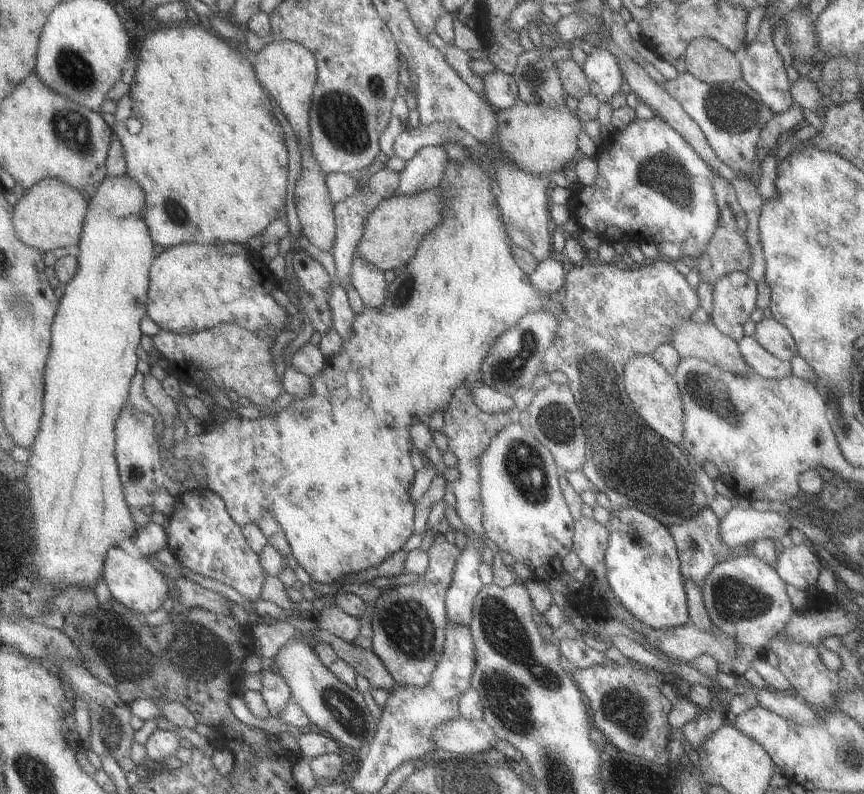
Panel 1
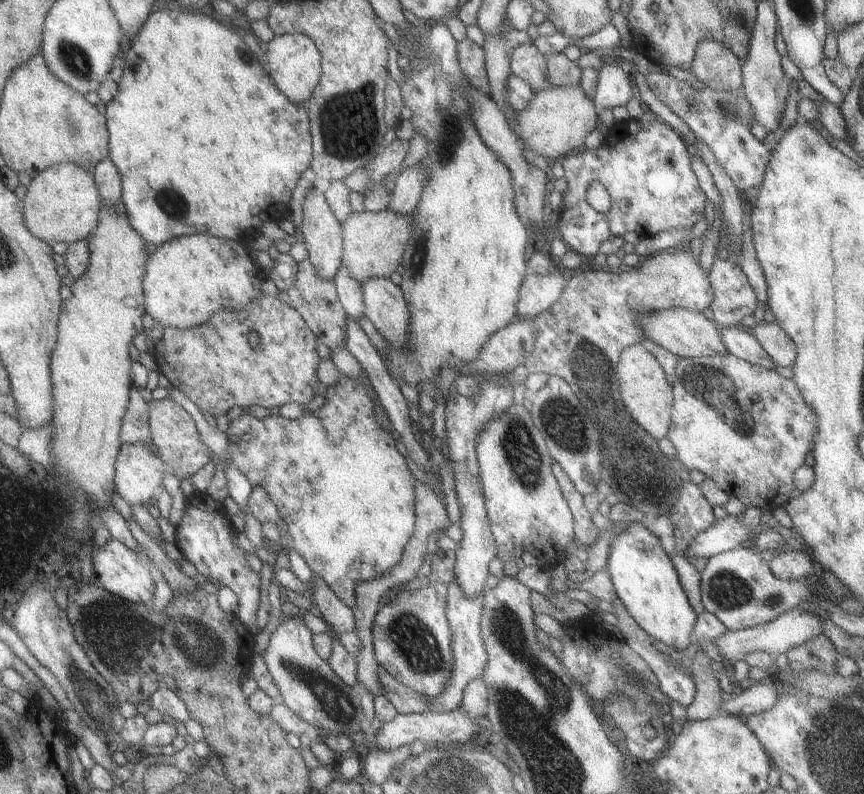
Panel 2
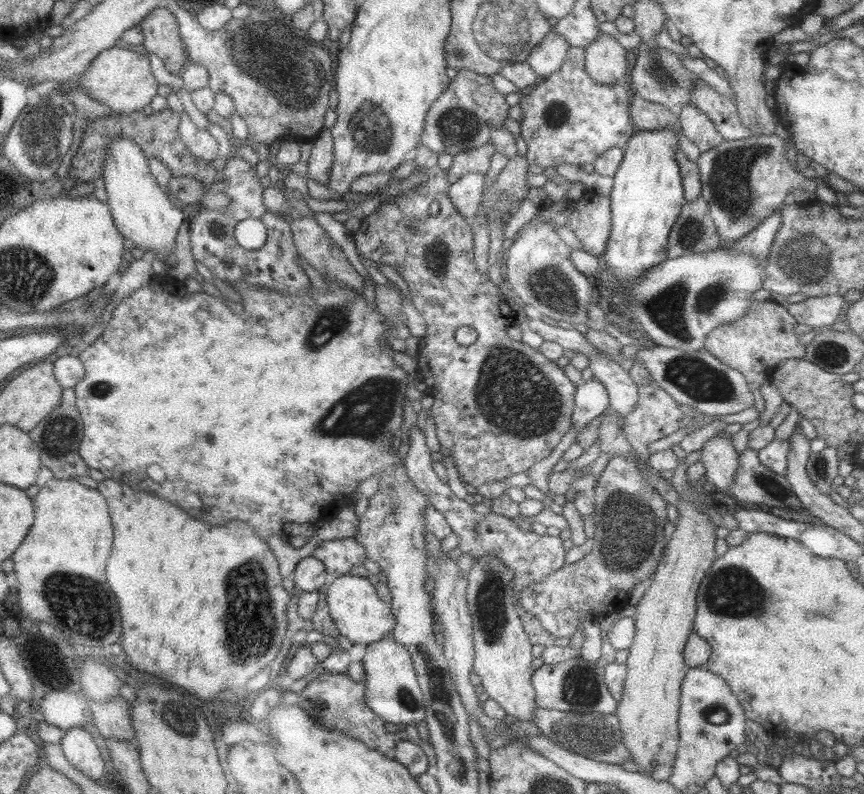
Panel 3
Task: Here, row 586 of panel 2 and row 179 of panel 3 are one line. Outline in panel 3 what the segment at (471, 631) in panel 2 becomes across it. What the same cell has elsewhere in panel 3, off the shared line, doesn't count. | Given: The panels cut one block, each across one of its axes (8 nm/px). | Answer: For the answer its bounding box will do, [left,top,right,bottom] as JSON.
[446,143,495,183]

